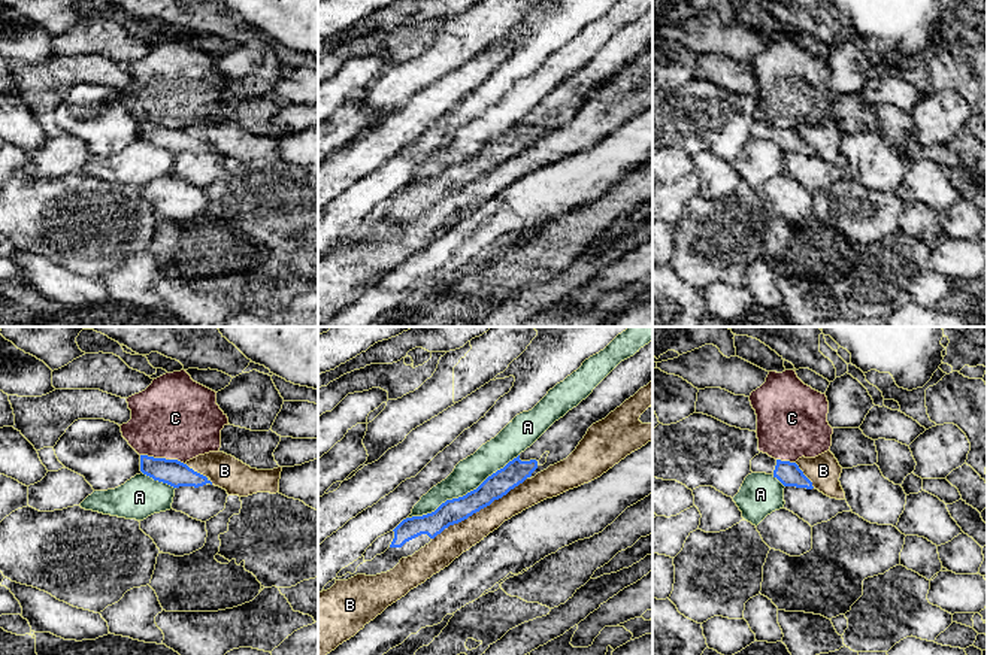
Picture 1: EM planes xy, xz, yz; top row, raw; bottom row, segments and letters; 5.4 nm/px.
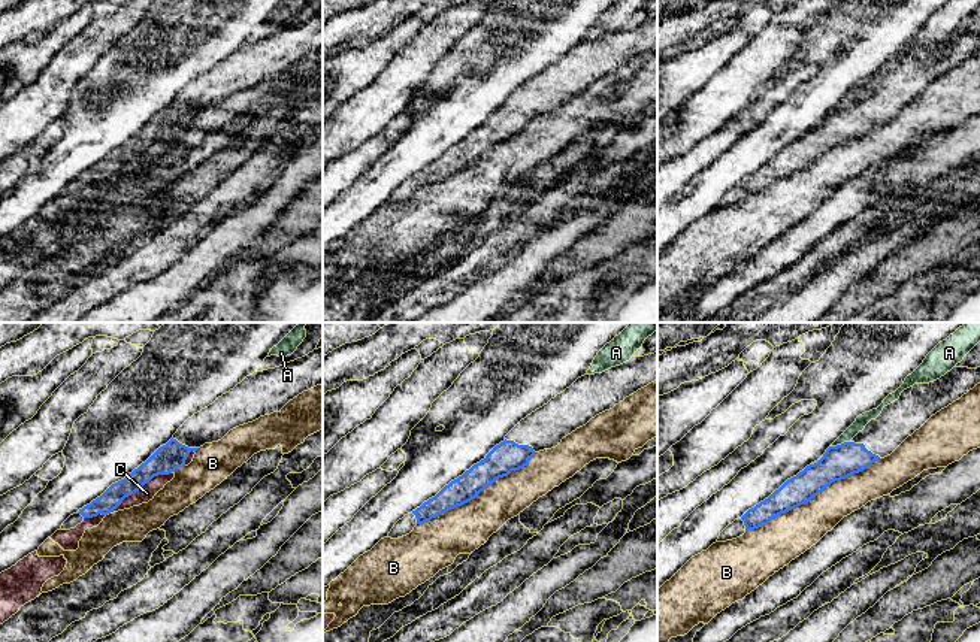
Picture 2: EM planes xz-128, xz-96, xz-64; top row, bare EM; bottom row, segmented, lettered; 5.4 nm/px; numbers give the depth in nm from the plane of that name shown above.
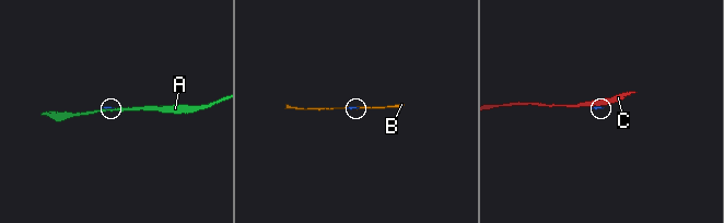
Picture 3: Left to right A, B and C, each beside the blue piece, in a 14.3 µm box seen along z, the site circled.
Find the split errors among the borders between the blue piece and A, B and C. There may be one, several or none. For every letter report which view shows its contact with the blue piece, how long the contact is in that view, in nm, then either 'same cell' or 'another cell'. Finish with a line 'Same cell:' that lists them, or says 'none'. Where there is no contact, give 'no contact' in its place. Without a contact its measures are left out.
A: contact in xz; length 700 nm; another cell
B: contact in xz; length 600 nm; another cell
C: contact in xy; length 240 nm; another cell
Same cell: none

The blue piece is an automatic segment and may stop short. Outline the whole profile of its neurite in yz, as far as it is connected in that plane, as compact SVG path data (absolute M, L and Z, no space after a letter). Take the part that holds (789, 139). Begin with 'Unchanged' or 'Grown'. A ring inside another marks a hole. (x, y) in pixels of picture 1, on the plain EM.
Grown. M763 118L751 125L751 137L772 140L784 152L814 154L796 128L775 125Z

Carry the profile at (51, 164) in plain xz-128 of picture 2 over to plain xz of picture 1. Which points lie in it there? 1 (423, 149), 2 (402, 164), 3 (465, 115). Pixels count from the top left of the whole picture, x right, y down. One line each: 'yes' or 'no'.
1: yes
2: yes
3: yes

